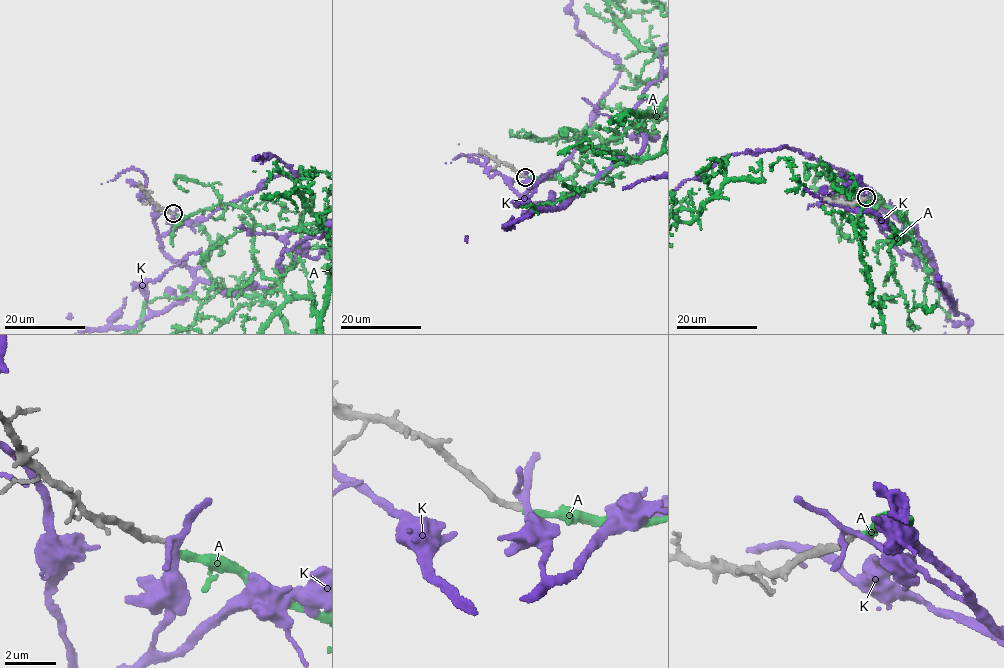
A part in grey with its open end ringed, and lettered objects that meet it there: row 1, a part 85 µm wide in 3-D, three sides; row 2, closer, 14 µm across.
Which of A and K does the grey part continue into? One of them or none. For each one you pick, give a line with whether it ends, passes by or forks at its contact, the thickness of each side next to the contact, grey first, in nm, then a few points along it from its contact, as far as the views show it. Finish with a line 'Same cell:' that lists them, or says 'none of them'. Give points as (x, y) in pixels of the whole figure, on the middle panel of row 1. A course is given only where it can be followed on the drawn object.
A: it ends there; 240 nm thick on the grey side, 280 nm on the other
Same cell: A

